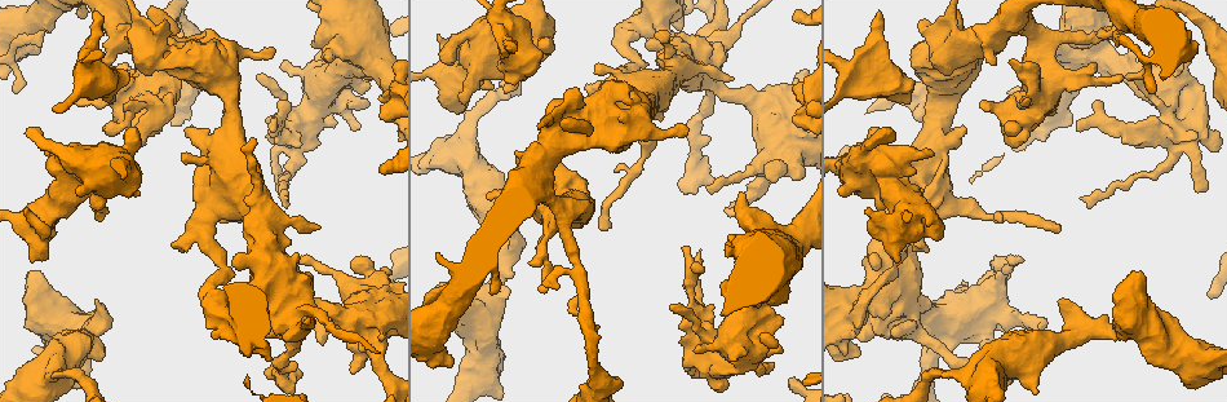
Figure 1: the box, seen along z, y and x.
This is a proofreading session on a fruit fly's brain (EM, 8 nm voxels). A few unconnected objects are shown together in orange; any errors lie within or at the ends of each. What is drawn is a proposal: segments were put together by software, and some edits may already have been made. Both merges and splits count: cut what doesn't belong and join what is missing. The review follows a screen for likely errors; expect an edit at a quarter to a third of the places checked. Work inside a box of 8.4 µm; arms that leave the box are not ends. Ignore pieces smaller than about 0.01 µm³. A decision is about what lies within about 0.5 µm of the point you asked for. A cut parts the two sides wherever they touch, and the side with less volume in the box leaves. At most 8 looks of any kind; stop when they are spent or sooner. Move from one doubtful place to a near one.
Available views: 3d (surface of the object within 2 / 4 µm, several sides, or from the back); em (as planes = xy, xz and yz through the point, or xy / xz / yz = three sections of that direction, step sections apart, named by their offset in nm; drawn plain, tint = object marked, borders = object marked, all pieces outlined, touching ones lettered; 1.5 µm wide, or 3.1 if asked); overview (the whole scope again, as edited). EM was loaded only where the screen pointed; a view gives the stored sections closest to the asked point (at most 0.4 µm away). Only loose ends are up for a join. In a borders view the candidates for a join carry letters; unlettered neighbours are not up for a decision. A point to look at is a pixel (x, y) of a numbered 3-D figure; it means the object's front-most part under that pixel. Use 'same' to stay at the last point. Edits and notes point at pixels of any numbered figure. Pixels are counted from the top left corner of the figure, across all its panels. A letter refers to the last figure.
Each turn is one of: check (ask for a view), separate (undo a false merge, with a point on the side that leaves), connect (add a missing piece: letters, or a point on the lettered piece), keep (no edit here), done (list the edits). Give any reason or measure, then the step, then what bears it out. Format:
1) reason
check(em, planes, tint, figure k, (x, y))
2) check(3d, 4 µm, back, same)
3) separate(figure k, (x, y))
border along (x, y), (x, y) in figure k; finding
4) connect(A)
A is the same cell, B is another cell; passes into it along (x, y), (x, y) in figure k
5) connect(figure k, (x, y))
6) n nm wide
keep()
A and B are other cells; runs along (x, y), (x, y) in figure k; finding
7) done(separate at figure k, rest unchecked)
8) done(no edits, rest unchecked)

check(em, yz, step 4, borders, figure 1, (795, 78))

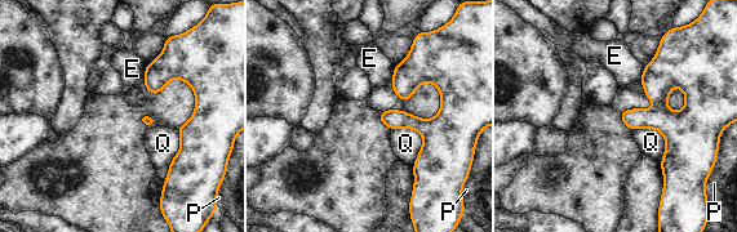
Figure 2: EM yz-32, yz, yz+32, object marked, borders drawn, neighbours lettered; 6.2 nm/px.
keep()
E, P and Q are other cells; runs along (661, 53), (666, 175) in figure 2; no lettered piece goes on from it

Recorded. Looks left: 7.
an open end
check(3d, 4 µm, figure 1, (1061, 301))

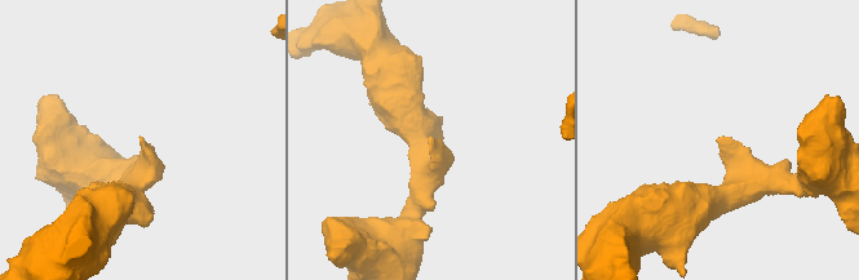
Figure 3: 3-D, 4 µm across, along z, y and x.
shape alone is not enough
check(em, yz, step 4, plain, figure 3, (720, 140))

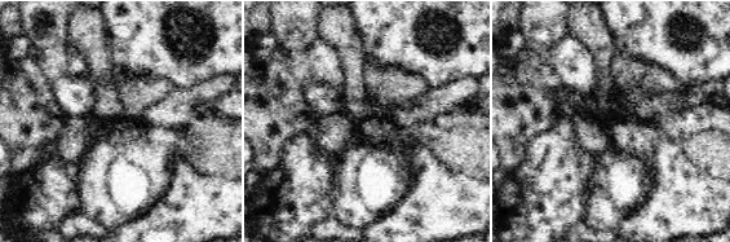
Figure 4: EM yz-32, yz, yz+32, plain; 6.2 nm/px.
check(em, yz, step 4, borders, same)

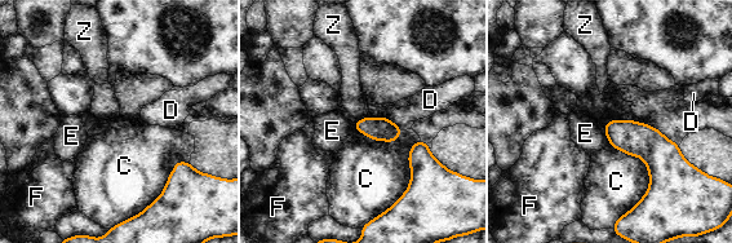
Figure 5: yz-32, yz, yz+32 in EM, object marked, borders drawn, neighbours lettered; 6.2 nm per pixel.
keep()
C, D, E, F and Z are other cells; border along (367, 115), (353, 122) in figure 5; no lettered piece goes on from it

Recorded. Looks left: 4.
an open end
check(3d, 2 µm, figure 1, (699, 251))

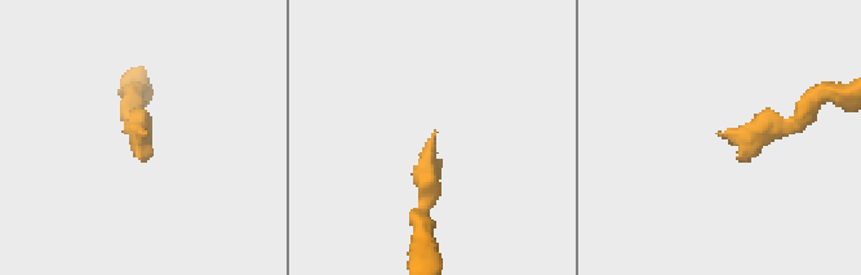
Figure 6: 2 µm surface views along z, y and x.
now the EM
check(em, planes, tint, figure 6, (720, 134))

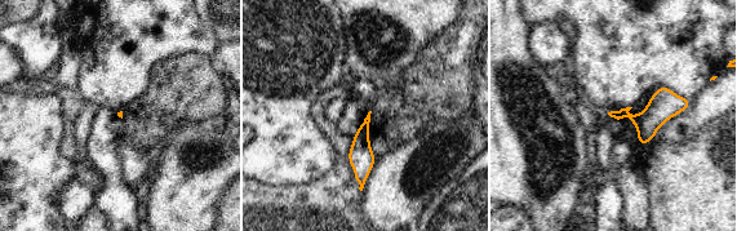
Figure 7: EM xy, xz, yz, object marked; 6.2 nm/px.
what lies round it
check(em, planes, borders, same)

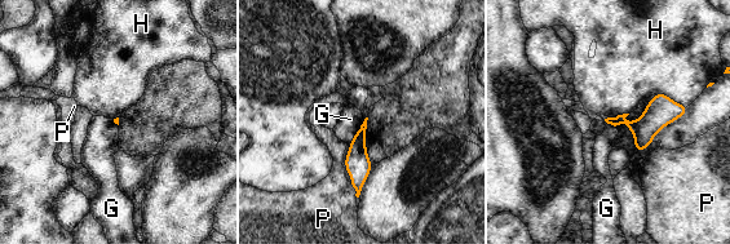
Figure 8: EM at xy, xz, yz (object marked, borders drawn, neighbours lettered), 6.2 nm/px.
keep()
G, H and P are other cells; border along (366, 118), (355, 136), (346, 143) in figure 8; no lettered piece goes on from it

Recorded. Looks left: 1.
done(no edits, rest unchecked)

